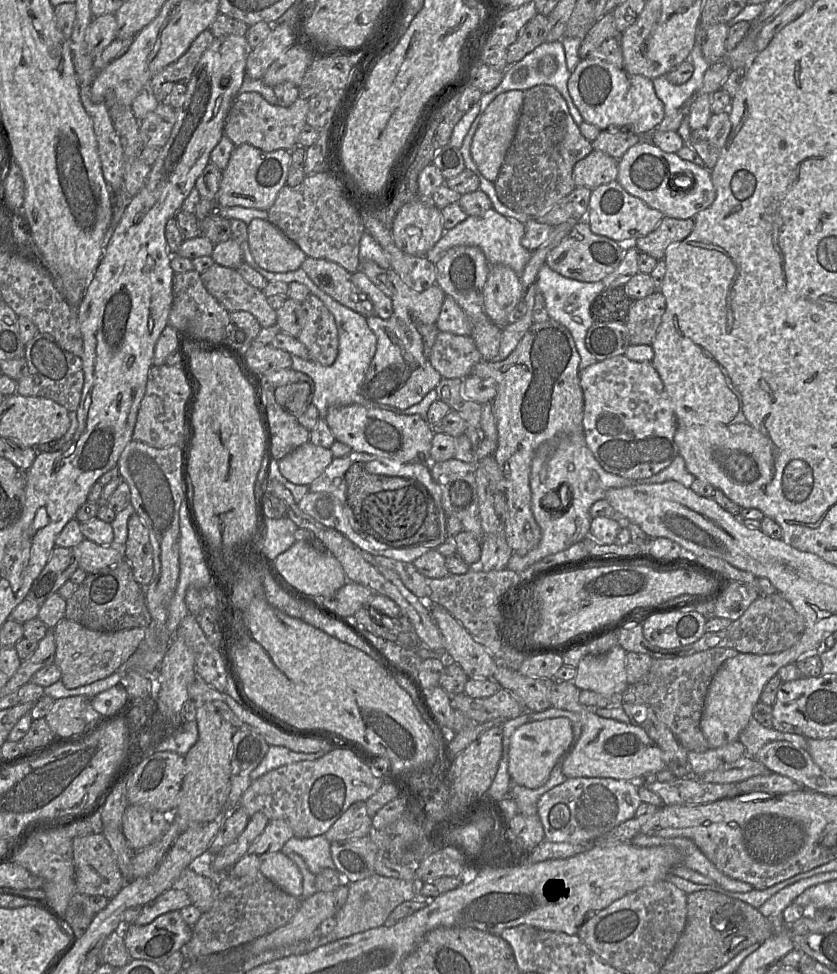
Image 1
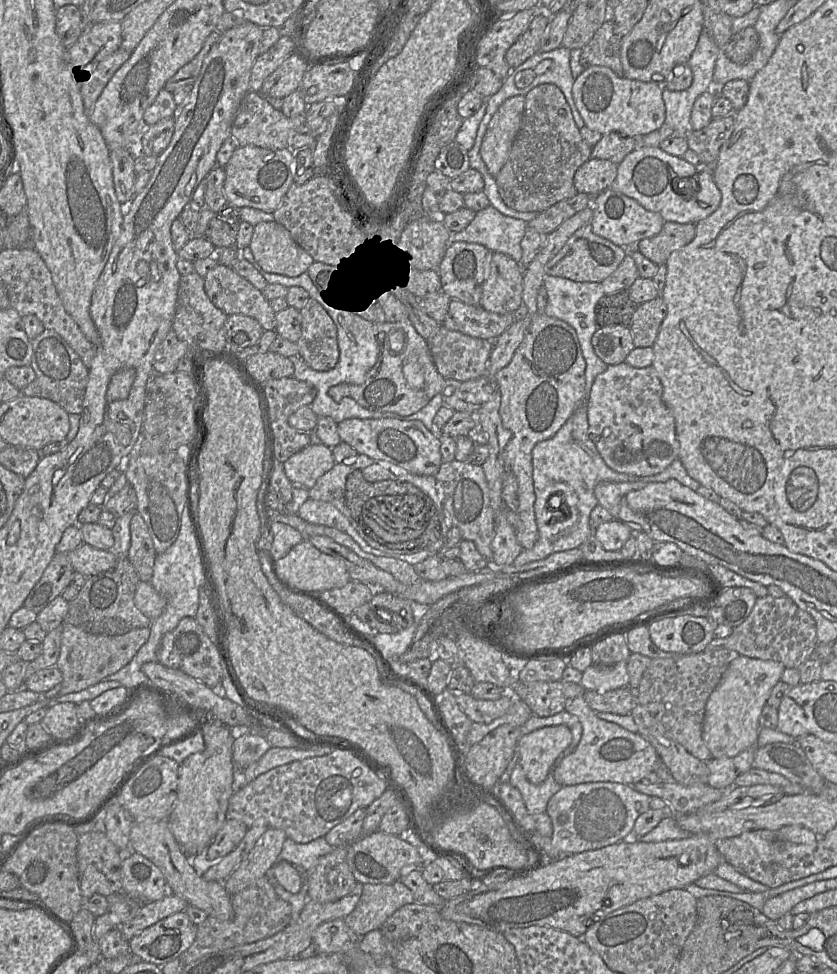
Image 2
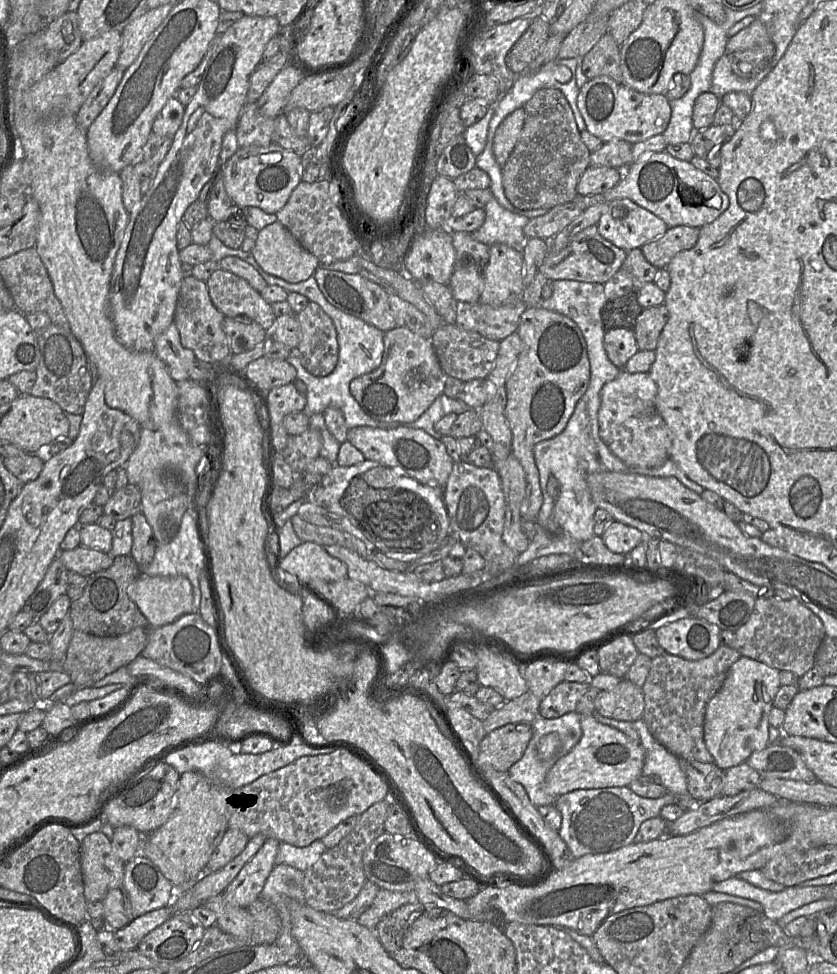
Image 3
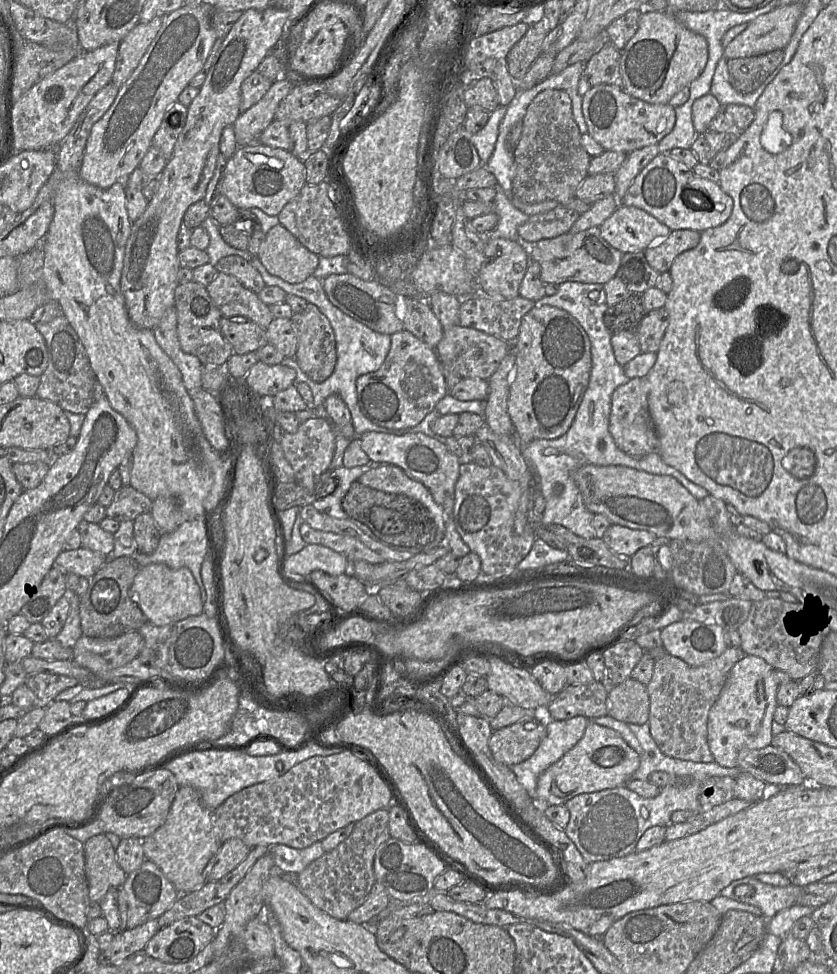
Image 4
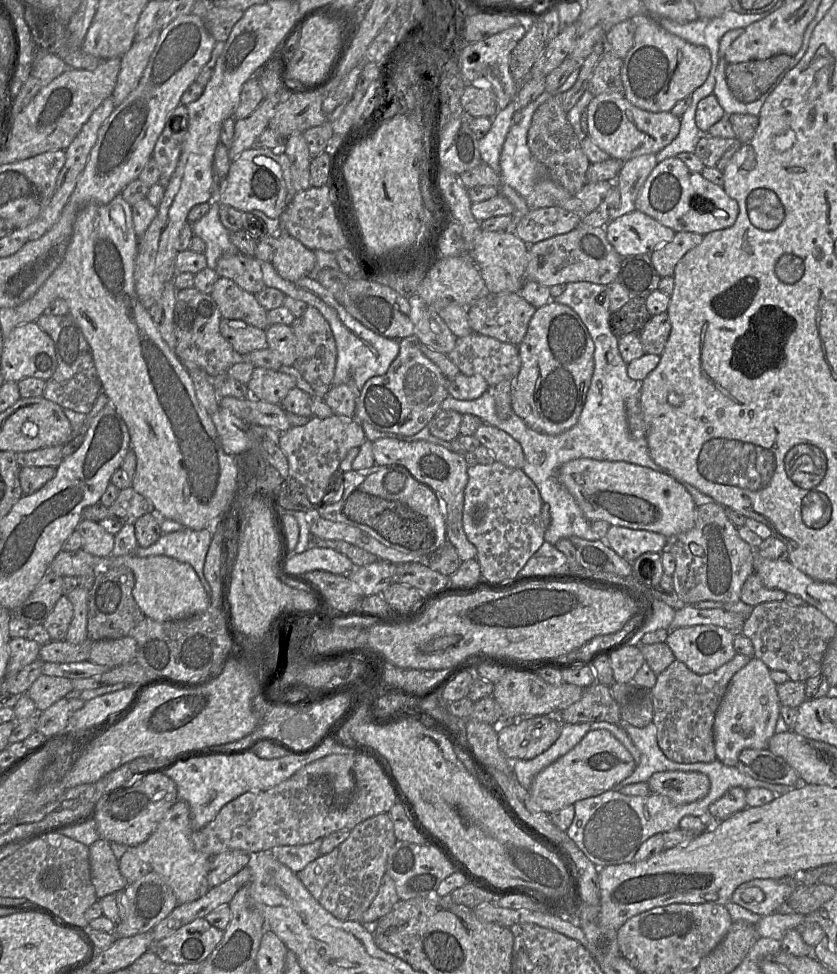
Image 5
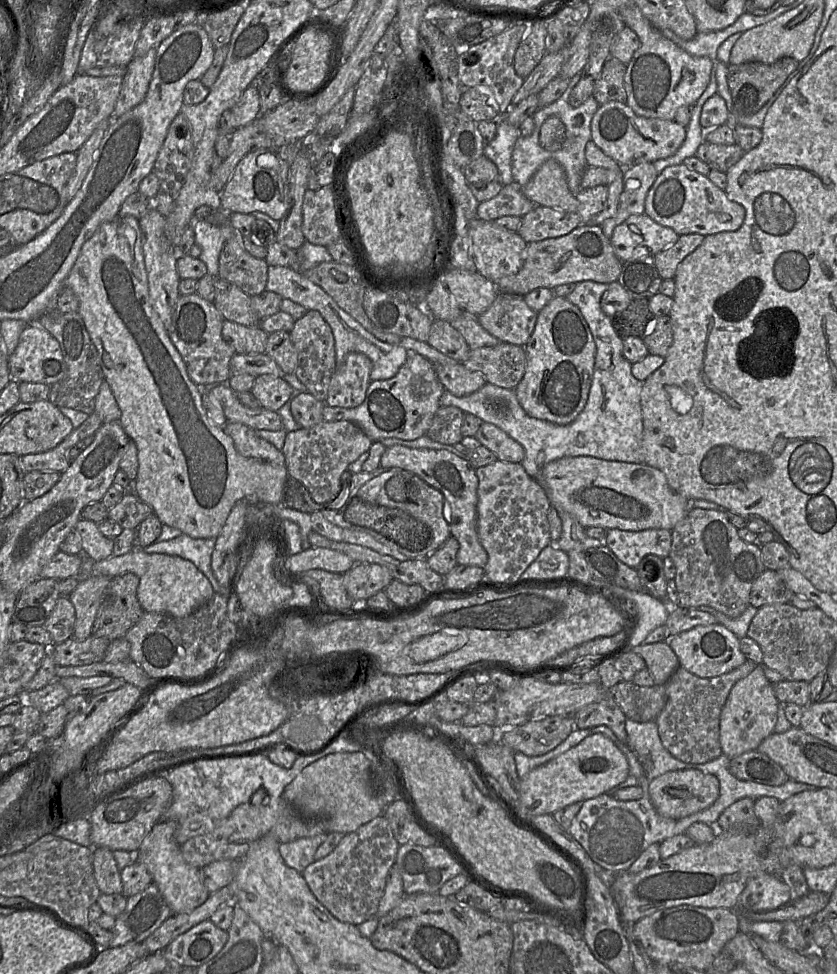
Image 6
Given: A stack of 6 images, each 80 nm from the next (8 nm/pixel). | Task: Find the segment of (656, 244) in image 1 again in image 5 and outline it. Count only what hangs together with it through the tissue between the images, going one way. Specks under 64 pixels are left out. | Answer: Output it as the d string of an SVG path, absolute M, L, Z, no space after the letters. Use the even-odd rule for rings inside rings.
M676 232L673 239L663 244L649 256L651 262L661 277L673 276L679 260L703 240L702 234L695 232Z

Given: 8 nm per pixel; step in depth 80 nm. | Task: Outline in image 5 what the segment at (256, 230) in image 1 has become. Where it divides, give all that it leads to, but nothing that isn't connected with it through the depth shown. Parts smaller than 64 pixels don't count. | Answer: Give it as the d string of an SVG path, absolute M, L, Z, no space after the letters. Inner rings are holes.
M281 231L271 264L282 278L297 281L309 274L315 262L313 250L287 232Z

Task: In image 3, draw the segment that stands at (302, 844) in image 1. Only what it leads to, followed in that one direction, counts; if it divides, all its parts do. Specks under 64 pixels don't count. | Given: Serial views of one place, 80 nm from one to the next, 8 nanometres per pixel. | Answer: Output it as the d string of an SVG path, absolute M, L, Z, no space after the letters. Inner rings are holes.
M321 839L315 840L305 847L297 847L286 842L280 842L275 858L275 865L286 864L305 872L326 851L327 848Z

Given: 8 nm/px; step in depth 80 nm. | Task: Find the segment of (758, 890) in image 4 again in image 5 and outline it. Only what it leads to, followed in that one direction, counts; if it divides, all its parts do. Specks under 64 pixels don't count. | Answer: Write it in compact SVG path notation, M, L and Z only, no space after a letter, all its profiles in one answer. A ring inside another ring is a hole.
M753 879L740 884L734 891L730 901L760 916L767 916L777 912L781 905L788 900L795 890L795 885L780 882L776 879ZM747 888L759 888L763 899L759 903L747 904L741 898Z

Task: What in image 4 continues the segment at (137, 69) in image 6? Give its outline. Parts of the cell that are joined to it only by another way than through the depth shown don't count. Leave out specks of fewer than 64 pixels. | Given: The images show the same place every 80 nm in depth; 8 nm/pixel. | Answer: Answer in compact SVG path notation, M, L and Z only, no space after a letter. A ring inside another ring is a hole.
M156 16L148 23L139 22L120 42L112 82L120 88L139 65L156 37L164 16Z

